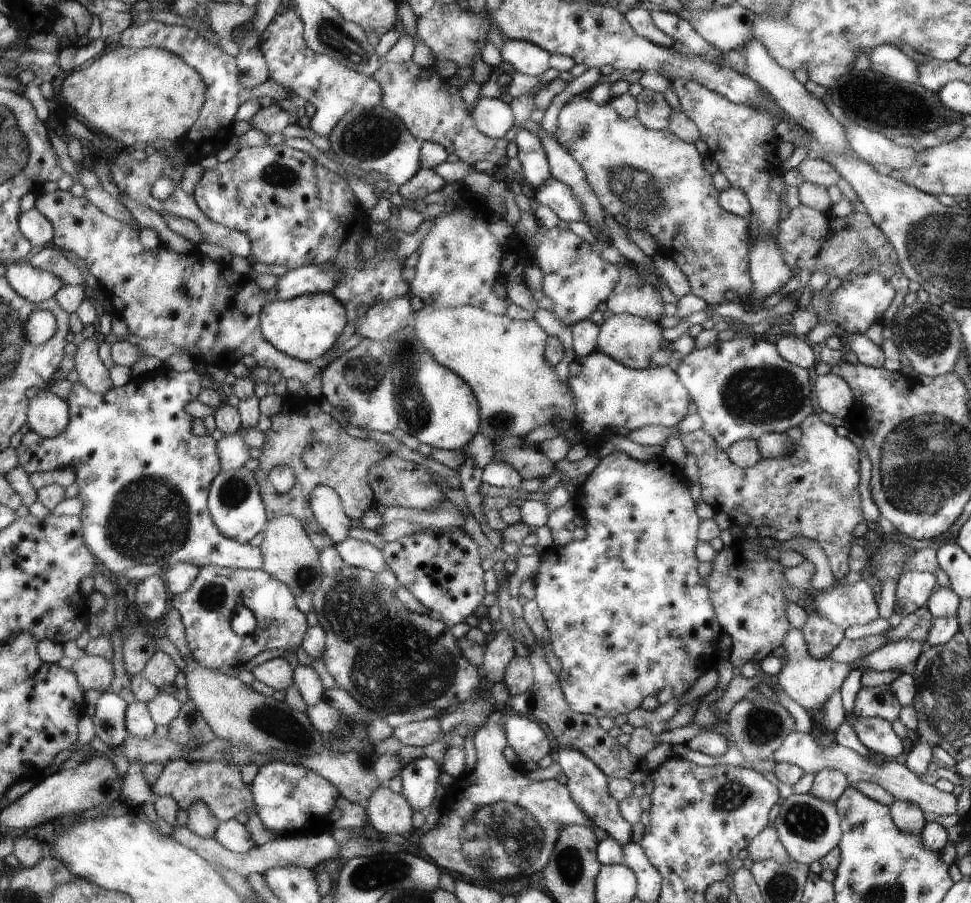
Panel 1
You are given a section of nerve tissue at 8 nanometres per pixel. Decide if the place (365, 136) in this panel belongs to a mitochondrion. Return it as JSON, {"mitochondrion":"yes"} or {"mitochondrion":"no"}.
{"mitochondrion":"yes"}

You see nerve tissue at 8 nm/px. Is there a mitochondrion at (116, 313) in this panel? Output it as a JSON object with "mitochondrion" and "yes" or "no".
{"mitochondrion":"no"}

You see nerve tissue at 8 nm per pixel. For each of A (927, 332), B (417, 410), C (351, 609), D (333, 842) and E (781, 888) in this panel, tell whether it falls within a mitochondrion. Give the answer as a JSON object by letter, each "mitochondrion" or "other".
{"A":"mitochondrion","B":"mitochondrion","C":"mitochondrion","D":"other","E":"mitochondrion"}

